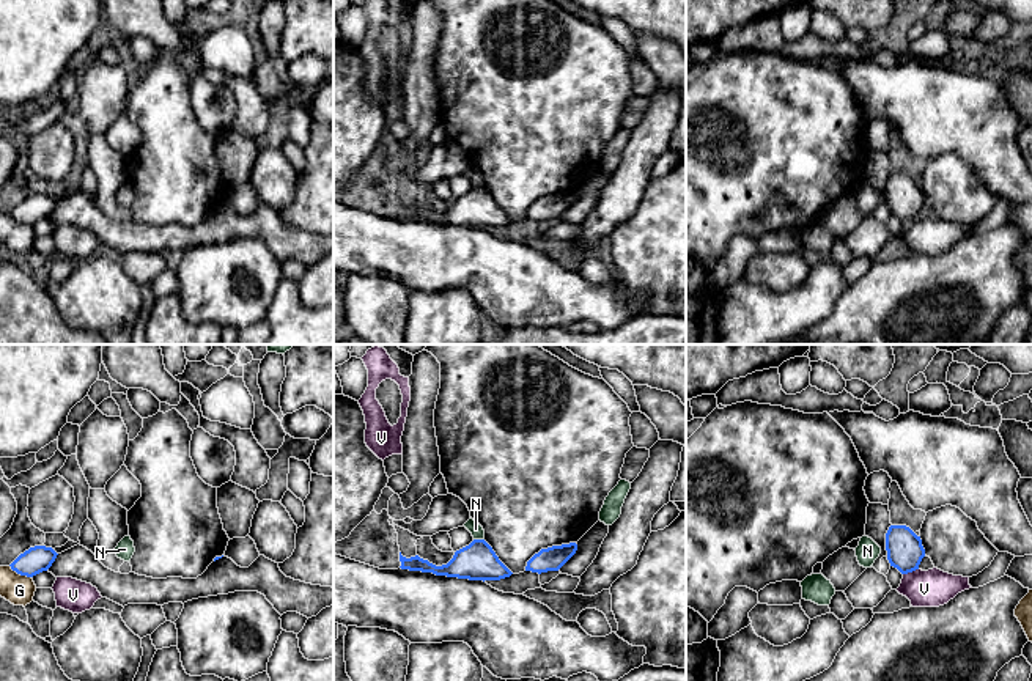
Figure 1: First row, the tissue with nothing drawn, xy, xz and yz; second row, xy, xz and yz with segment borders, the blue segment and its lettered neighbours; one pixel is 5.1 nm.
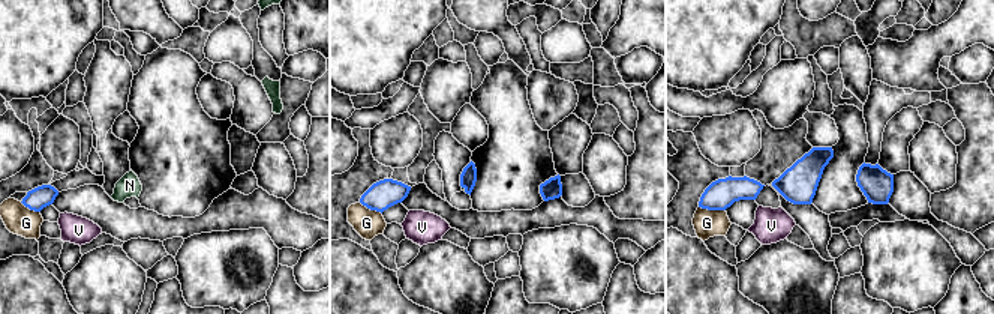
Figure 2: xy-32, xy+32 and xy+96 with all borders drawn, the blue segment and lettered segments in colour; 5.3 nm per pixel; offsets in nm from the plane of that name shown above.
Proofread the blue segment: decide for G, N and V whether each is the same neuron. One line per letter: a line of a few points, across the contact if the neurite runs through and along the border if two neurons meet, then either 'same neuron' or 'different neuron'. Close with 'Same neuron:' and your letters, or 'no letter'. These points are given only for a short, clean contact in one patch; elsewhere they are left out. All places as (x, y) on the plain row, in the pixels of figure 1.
G: line xy (10, 213), (18, 220), (30, 225); different neuron
N: line xz (474, 186), (483, 187); different neuron
V: line yz (917, 216), (903, 222); different neuron
Same neuron: no letter

